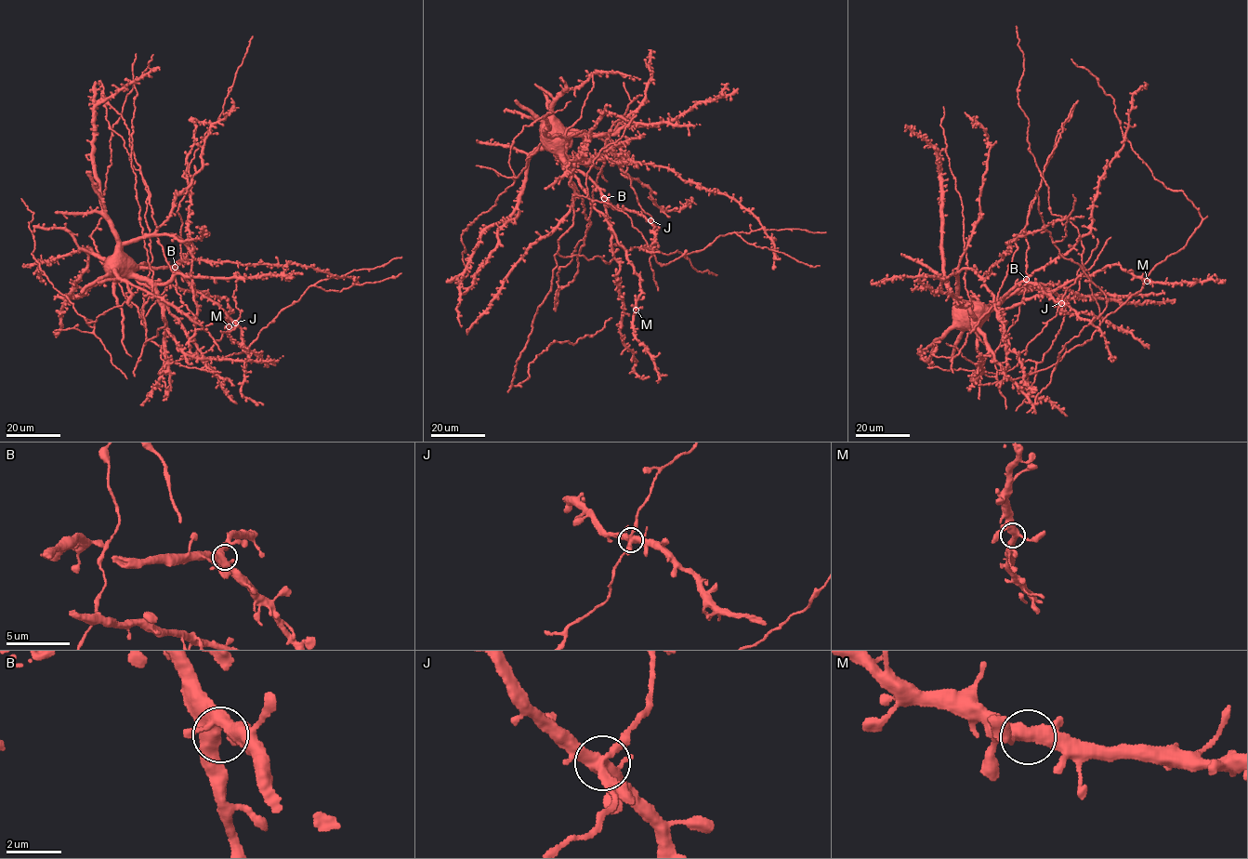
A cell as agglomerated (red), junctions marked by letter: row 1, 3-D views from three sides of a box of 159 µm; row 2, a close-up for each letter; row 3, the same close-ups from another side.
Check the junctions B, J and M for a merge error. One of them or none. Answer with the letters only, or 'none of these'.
J

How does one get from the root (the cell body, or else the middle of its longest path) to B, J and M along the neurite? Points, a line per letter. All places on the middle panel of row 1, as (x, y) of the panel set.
B: (551, 132), (552, 143), (560, 150), (563, 161), (572, 168), (580, 170), (604, 198)
J: (551, 132), (552, 143), (560, 150), (563, 161), (584, 174), (610, 206), (635, 211), (650, 221)
M: (551, 132), (552, 143), (563, 154), (563, 163), (592, 205), (604, 215), (639, 277), (641, 293), (636, 310)

